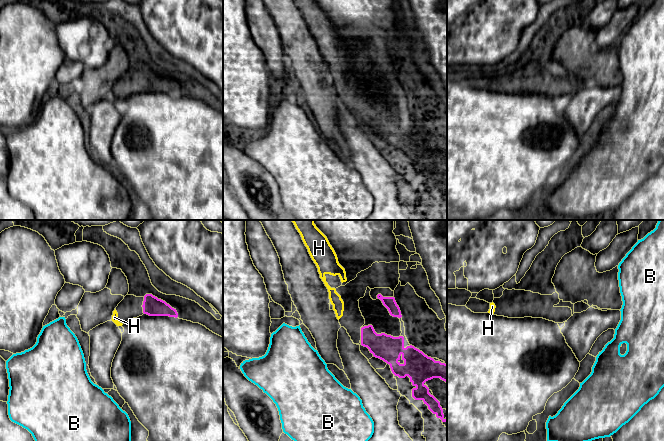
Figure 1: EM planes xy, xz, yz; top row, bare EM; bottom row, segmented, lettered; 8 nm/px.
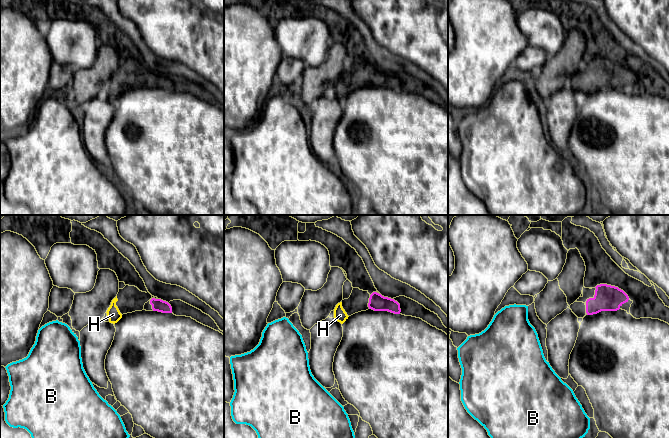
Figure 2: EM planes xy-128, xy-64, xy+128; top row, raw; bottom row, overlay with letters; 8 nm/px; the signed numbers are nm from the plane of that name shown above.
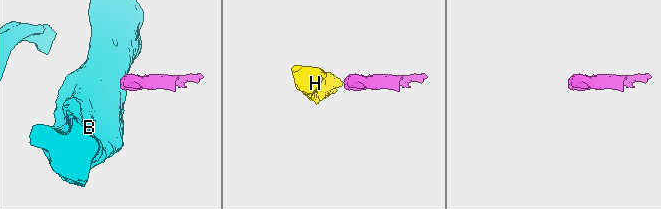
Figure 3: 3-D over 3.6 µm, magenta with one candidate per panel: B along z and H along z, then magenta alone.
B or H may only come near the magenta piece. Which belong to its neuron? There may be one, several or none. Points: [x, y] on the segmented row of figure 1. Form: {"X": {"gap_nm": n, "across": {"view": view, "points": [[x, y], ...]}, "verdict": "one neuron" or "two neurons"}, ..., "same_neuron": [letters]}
{"B": {"gap_nm": 320, "across": {"view": "xz", "points": [[361, 344], [326, 364]]}, "verdict": "two neurons"}, "H": {"gap_nm": 180, "across": {"view": "xz", "points": [[361, 328], [342, 315]]}, "verdict": "one neuron"}, "same_neuron": ["H"]}

